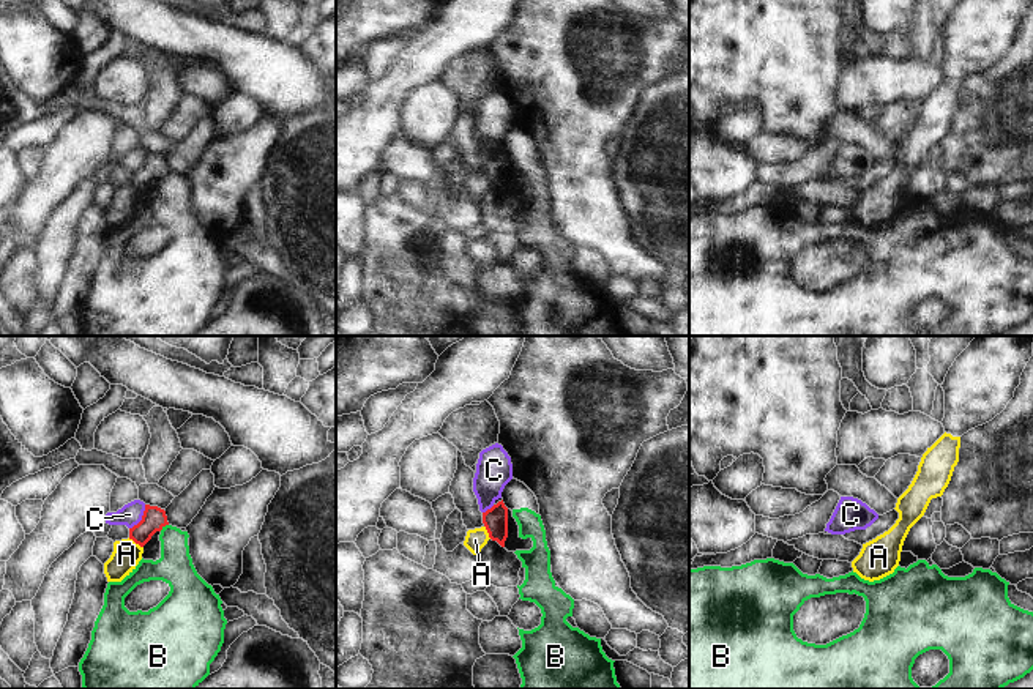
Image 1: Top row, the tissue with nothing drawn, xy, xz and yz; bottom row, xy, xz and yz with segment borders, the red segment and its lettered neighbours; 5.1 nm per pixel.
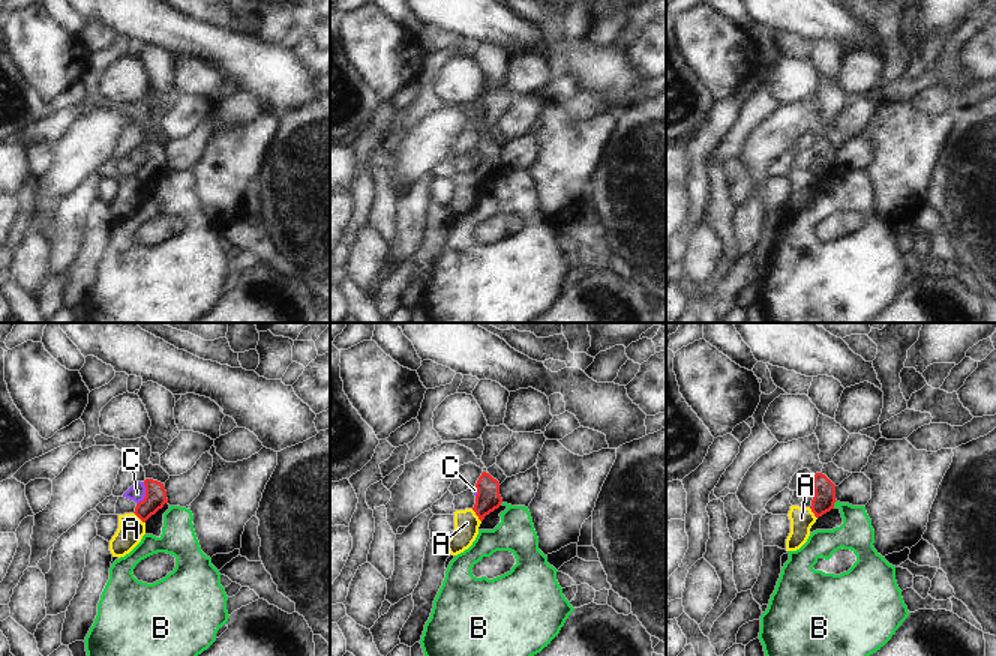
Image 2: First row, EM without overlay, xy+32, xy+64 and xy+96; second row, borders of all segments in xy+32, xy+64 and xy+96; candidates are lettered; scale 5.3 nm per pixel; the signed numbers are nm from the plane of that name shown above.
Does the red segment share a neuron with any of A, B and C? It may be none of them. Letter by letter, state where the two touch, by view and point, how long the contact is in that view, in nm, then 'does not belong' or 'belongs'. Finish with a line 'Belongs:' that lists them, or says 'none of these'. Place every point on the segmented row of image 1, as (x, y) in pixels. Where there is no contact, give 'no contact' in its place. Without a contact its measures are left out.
A: contact xy (136, 543); length 90 nm; does not belong
B: contact xy (163, 525); length 60 nm; does not belong
C: contact xy (142, 517); length 150 nm; does not belong
Belongs: none of these

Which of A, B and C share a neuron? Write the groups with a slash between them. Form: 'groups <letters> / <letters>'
groups A / B / C

